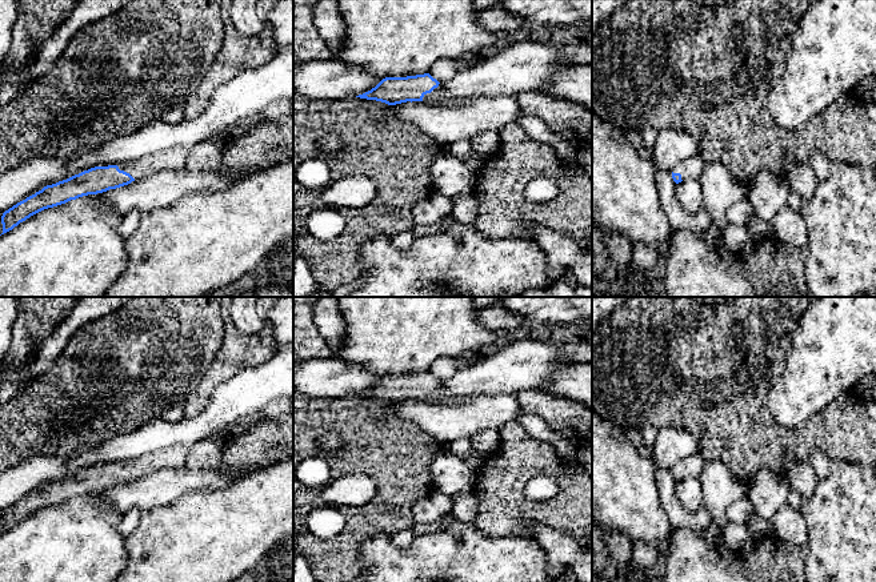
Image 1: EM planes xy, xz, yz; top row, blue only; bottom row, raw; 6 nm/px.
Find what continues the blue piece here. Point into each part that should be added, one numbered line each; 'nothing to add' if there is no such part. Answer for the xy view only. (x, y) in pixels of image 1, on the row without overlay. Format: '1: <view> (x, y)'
1: xy (172, 457)

